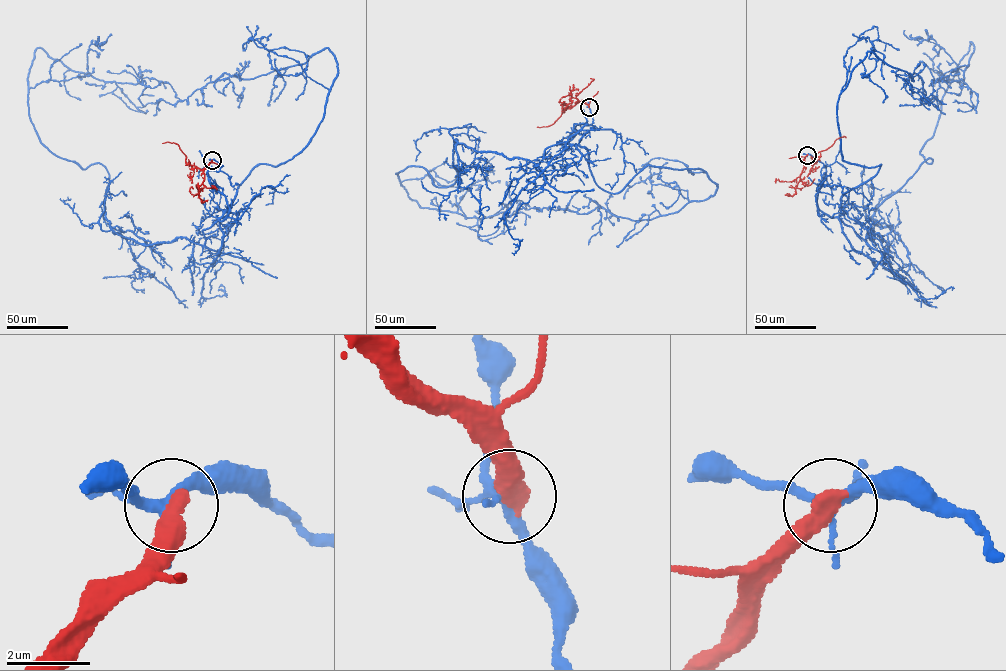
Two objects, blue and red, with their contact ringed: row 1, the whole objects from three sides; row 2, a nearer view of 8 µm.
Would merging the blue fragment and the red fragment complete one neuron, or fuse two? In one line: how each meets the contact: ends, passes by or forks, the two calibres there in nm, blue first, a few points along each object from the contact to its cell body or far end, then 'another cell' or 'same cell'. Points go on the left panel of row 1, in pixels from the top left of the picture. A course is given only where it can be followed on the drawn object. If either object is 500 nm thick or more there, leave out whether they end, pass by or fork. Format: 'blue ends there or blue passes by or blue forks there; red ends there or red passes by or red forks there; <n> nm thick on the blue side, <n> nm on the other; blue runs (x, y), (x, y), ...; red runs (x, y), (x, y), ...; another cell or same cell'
200 nm thick on the blue side, 500 nm on the other; blue runs (212, 160), (203, 245), (118, 235), (108, 172), (28, 102), (39, 47), (106, 71); red runs (212, 160), (201, 170), (187, 164), (178, 145), (162, 143); another cell

